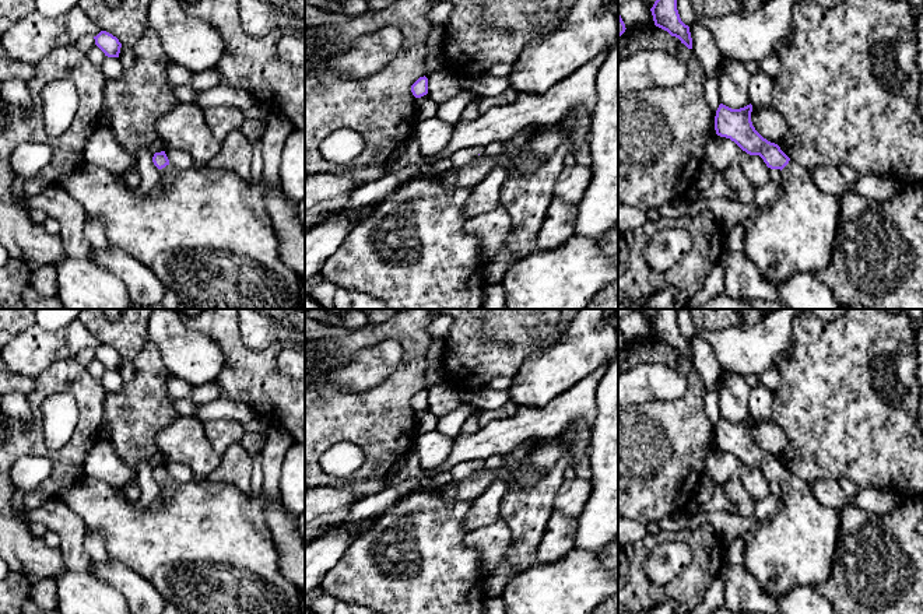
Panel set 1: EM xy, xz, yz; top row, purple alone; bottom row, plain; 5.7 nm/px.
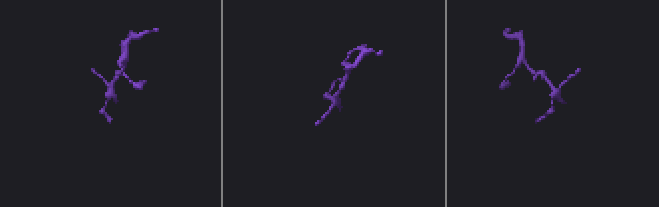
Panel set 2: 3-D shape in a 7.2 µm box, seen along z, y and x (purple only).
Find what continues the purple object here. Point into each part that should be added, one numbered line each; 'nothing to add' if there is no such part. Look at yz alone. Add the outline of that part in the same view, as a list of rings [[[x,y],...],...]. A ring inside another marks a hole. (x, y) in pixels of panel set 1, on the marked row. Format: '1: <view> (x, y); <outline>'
1: yz (796, 232); [[[790,159],[776,199],[743,224],[744,256],[772,284],[825,269],[835,248],[839,199],[824,193],[810,171]]]

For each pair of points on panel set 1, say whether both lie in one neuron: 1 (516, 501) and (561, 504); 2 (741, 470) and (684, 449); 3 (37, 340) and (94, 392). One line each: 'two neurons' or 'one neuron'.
1: two neurons
2: two neurons
3: two neurons

